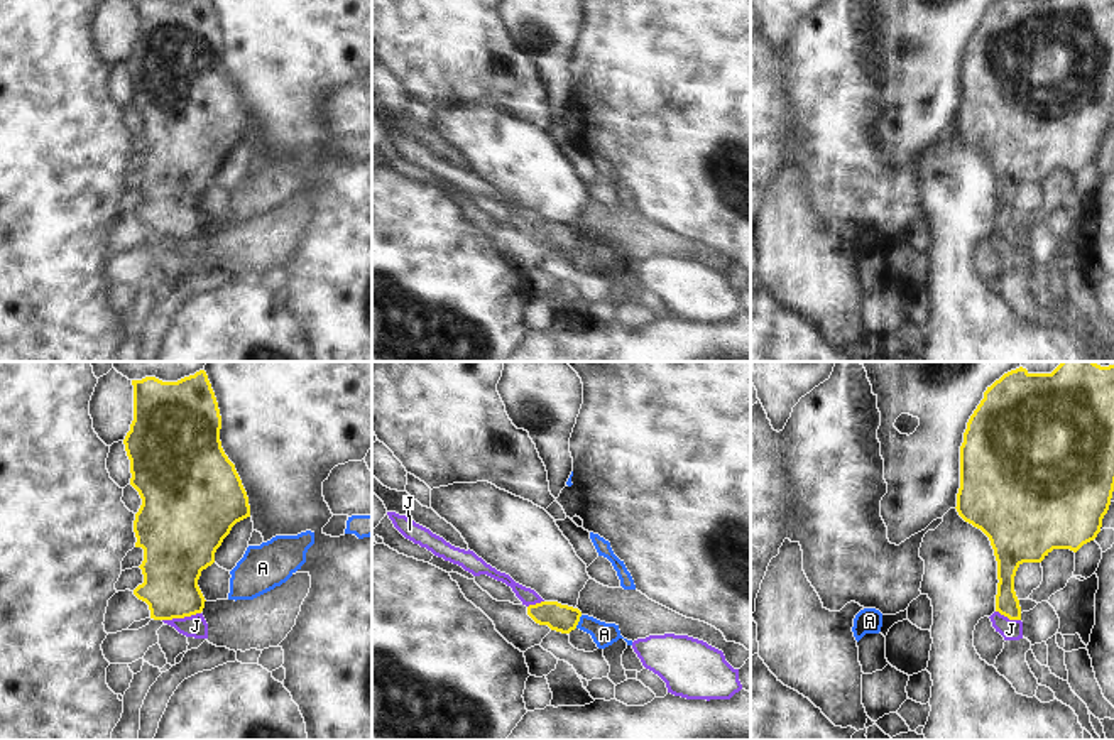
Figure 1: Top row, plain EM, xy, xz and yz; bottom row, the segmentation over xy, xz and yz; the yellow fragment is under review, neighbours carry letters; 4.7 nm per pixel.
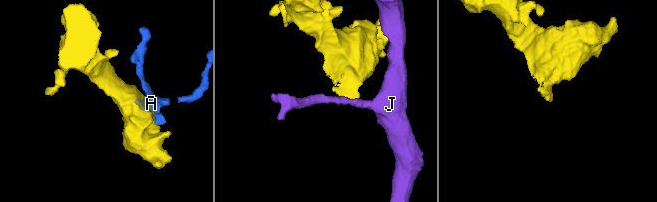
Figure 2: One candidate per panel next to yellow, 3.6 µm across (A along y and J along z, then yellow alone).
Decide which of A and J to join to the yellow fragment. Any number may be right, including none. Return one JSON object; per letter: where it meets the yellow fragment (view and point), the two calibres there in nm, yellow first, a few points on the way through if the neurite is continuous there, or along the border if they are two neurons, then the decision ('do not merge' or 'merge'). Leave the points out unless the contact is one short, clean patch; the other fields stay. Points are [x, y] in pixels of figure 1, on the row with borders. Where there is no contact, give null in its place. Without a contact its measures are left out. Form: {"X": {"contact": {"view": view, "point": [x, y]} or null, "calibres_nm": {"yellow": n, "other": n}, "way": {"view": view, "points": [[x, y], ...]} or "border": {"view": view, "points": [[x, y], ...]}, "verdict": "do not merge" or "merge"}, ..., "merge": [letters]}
{"A": {"contact": {"view": "xz", "point": [578, 620]}, "calibres_nm": {"yellow": 130, "other": 110}, "border": {"view": "xz", "points": [[582, 615], [575, 627]]}, "verdict": "do not merge"}, "J": {"contact": {"view": "xy", "point": [181, 617]}, "calibres_nm": {"yellow": 280, "other": 110}, "verdict": "do not merge"}, "merge": []}

